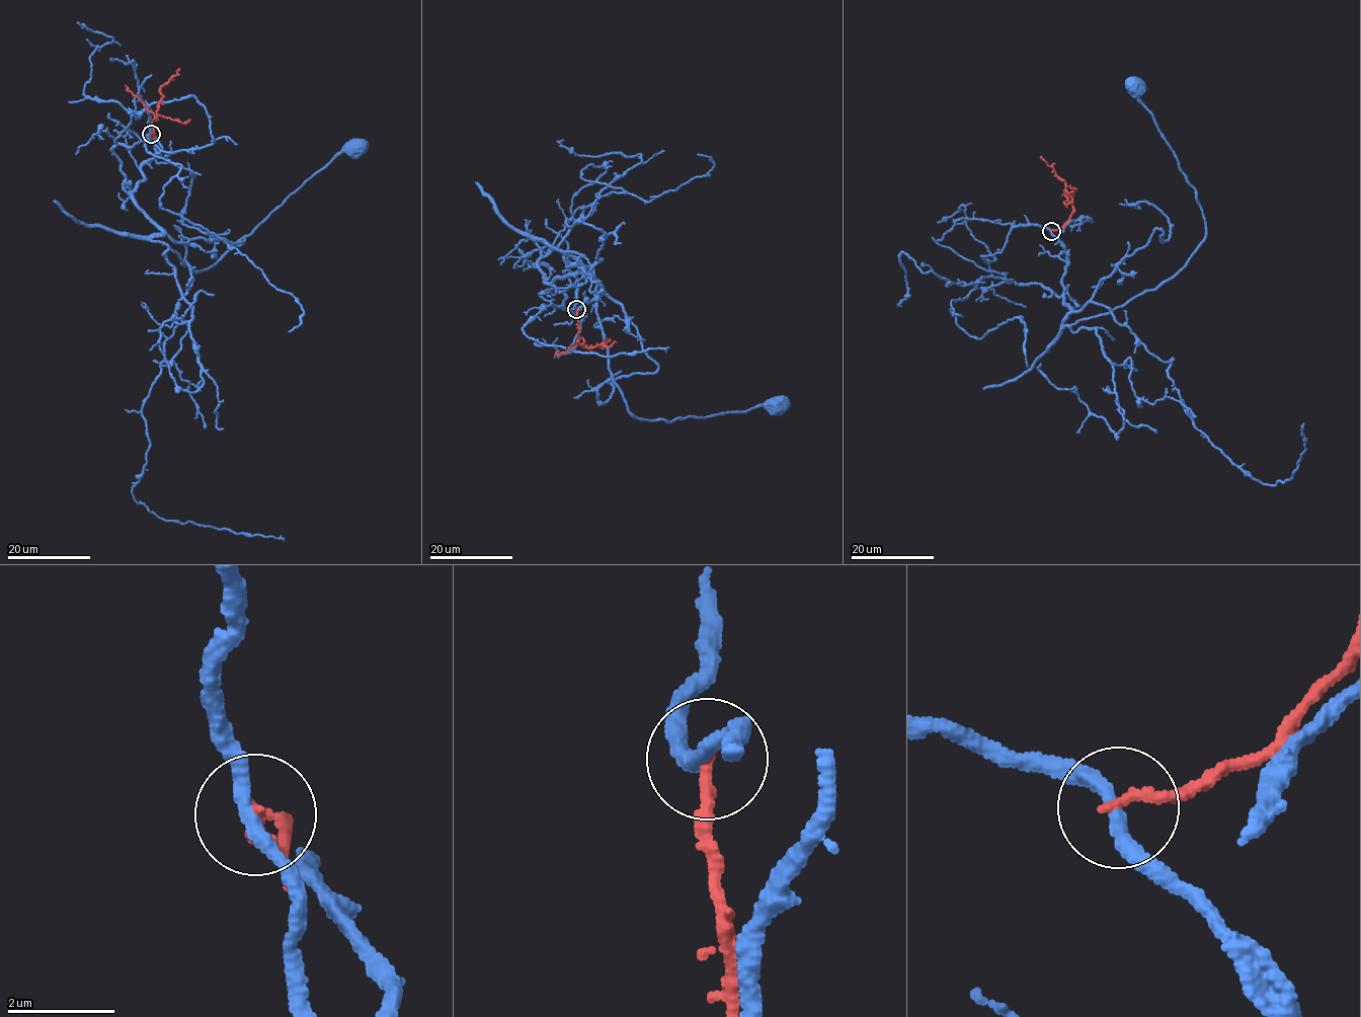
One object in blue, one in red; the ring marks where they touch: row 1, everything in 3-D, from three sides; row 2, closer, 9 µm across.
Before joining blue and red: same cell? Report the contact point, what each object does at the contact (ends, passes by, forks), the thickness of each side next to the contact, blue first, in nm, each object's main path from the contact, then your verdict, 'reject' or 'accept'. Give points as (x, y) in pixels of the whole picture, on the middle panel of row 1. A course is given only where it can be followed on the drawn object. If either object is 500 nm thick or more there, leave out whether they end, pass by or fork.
at (576, 309); blue passes by; red ends there; 260 nm thick on the blue side, 200 nm on the other; blue runs (577, 309), (563, 308), (553, 286), (578, 268), (568, 251), (591, 266), (612, 379), (641, 418), (776, 403); red runs (577, 309), (578, 344), (590, 349), (610, 339); reject

